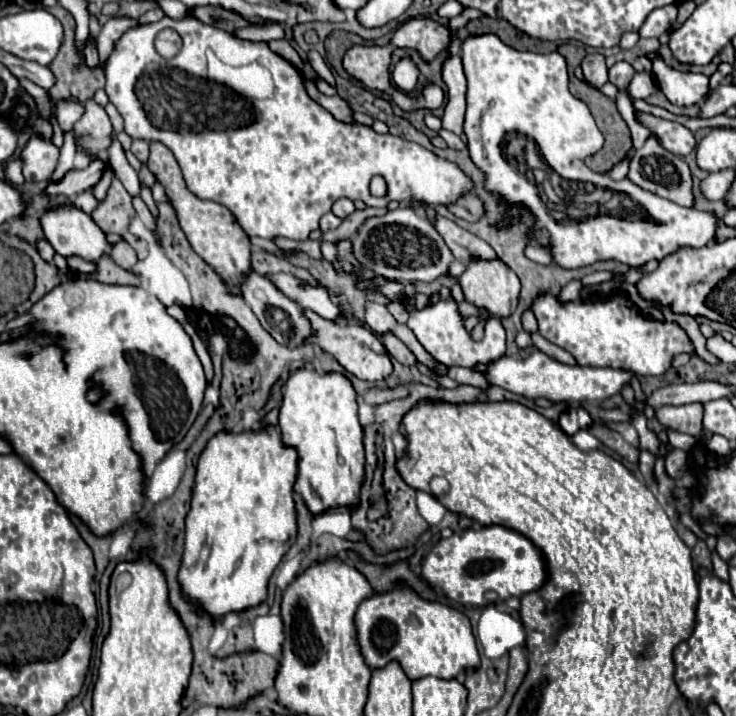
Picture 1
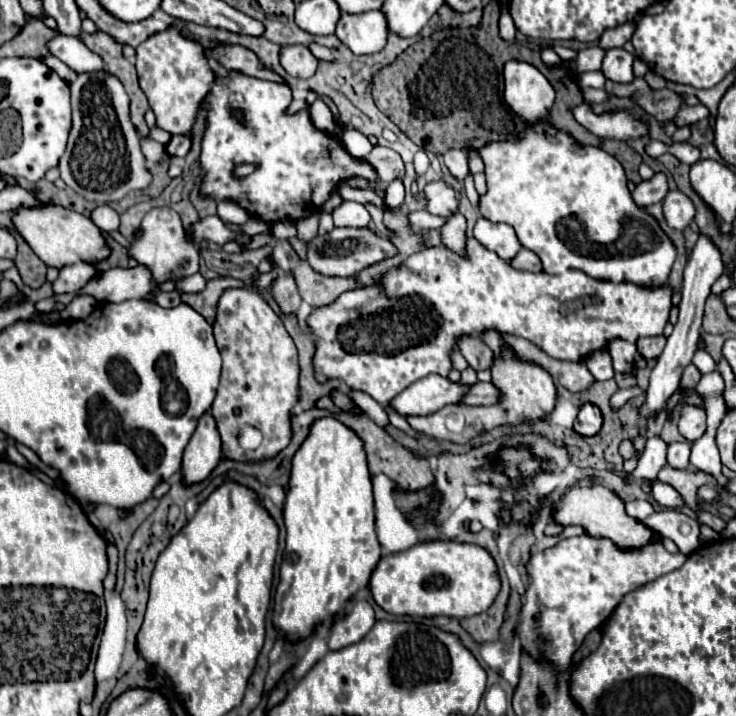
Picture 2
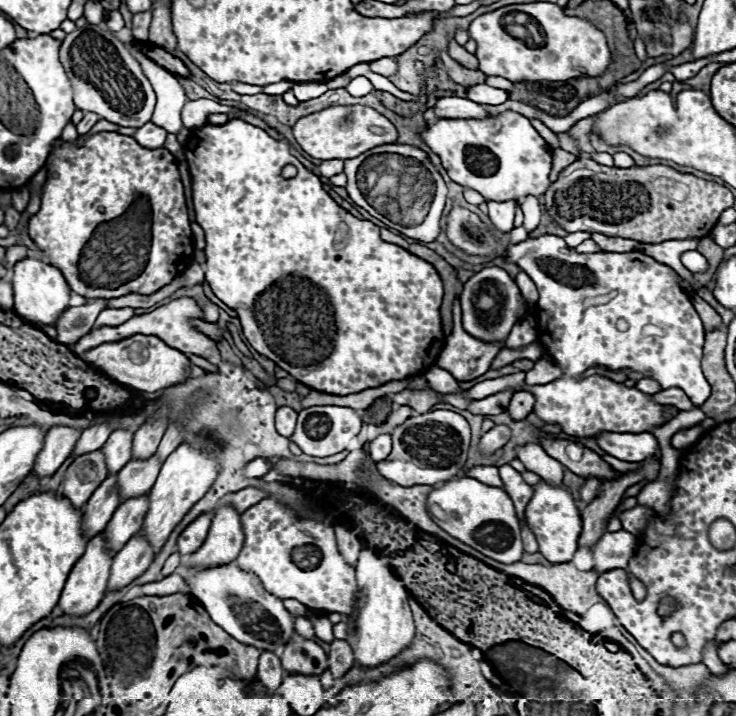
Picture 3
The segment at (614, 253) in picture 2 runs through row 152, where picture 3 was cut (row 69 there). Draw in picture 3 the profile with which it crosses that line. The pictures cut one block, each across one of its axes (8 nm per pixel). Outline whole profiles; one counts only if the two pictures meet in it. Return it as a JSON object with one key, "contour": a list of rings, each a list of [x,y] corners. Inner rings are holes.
{"contour":[[[552,2],[512,4],[482,14],[470,24],[468,34],[478,44],[476,58],[480,60],[480,70],[486,76],[502,76],[510,82],[538,82],[548,86],[550,82],[566,82],[580,76],[602,76],[612,62],[605,34],[586,20],[566,16],[564,8]],[[532,20],[542,28],[540,36],[544,44],[540,46],[528,42],[530,32],[526,24]]]}

